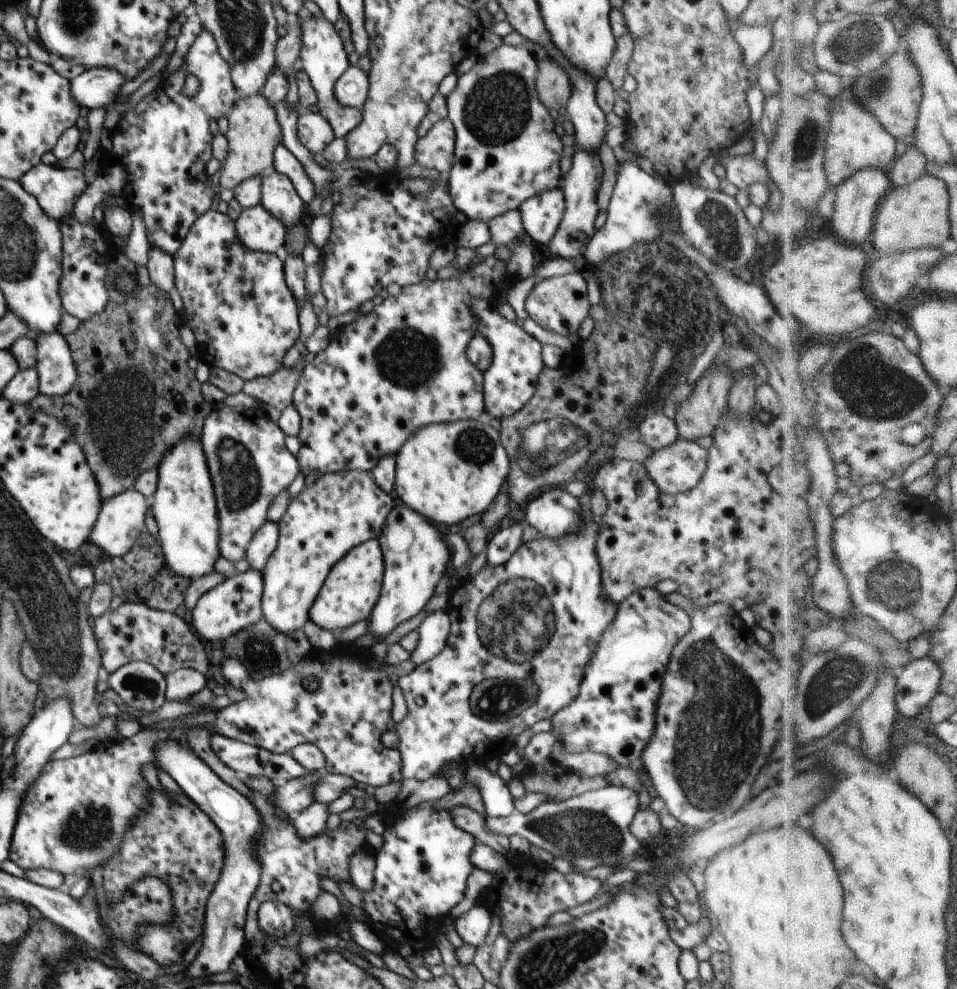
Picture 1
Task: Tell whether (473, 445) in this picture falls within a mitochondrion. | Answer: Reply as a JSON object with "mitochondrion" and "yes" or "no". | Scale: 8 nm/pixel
{"mitochondrion":"yes"}

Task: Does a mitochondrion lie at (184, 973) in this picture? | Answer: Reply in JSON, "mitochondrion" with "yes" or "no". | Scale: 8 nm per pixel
{"mitochondrion":"no"}

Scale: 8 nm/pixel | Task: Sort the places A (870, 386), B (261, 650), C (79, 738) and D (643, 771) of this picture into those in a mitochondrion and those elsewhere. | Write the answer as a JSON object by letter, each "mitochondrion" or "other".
{"A":"mitochondrion","B":"mitochondrion","C":"other","D":"other"}

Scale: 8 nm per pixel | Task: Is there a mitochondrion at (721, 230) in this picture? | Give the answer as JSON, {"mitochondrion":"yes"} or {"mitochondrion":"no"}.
{"mitochondrion":"yes"}

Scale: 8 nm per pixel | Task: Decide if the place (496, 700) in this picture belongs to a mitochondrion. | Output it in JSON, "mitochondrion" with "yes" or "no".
{"mitochondrion":"yes"}

